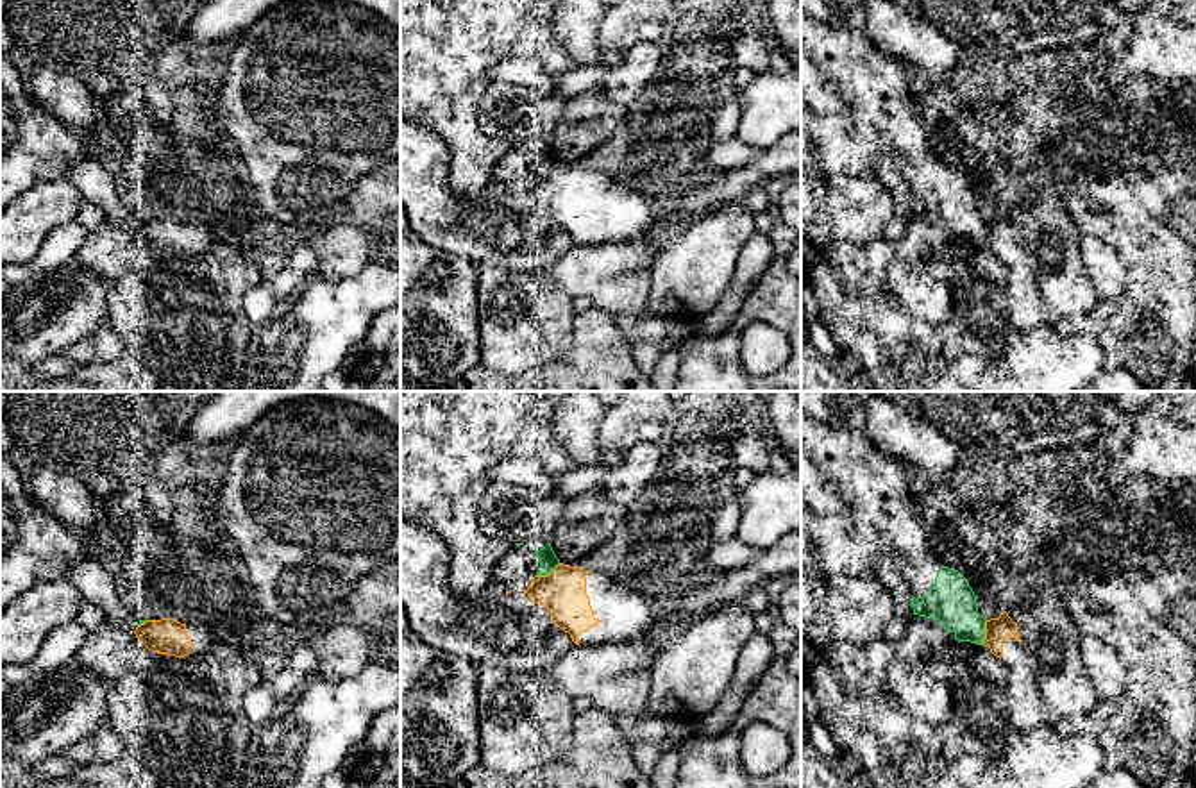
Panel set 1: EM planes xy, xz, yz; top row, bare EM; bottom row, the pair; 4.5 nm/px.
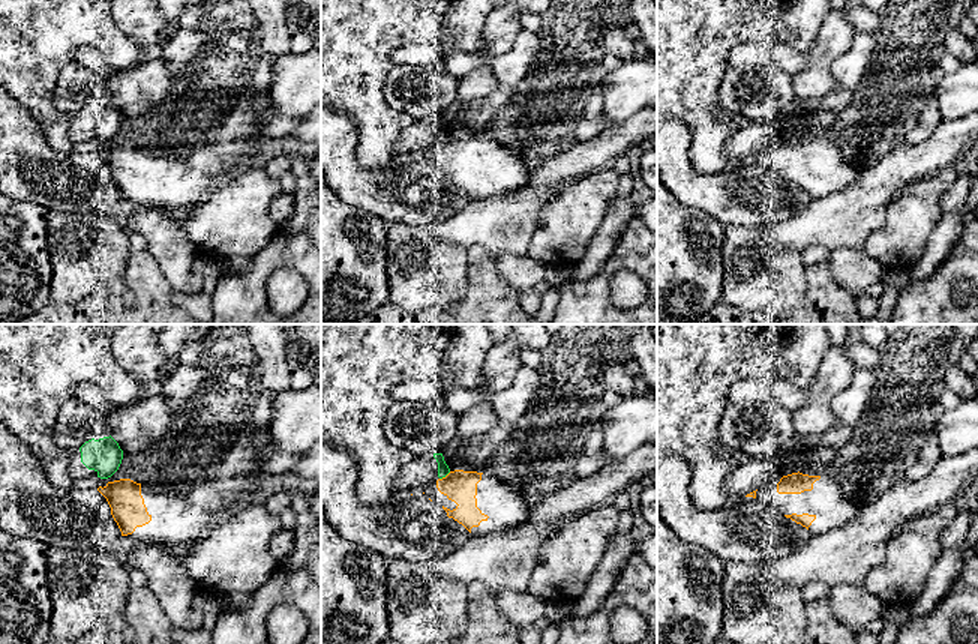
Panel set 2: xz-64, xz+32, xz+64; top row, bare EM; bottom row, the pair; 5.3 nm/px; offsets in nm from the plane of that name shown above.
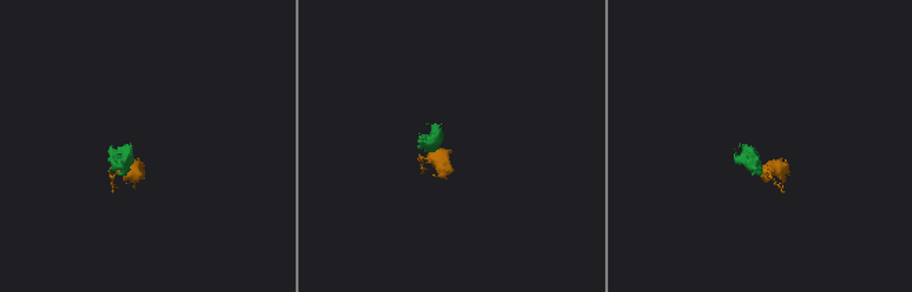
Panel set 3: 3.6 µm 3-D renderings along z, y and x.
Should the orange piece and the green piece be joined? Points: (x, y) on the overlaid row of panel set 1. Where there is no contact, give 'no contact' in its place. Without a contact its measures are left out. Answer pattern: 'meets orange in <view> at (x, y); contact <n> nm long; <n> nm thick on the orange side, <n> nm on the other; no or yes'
meets orange in yz at (985, 633); contact 110 nm long; 110 nm thick on the orange side, 200 nm on the other; no

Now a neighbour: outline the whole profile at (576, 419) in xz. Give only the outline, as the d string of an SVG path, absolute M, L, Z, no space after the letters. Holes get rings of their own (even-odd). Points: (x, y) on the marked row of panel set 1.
M567 391L552 409L552 438L576 466L601 461L599 427L604 415L595 391Z

